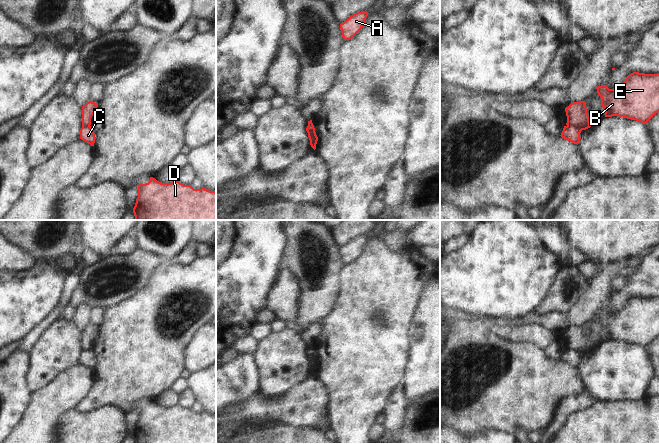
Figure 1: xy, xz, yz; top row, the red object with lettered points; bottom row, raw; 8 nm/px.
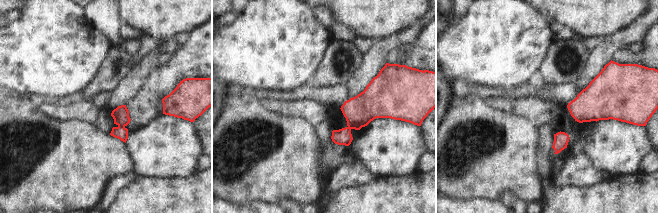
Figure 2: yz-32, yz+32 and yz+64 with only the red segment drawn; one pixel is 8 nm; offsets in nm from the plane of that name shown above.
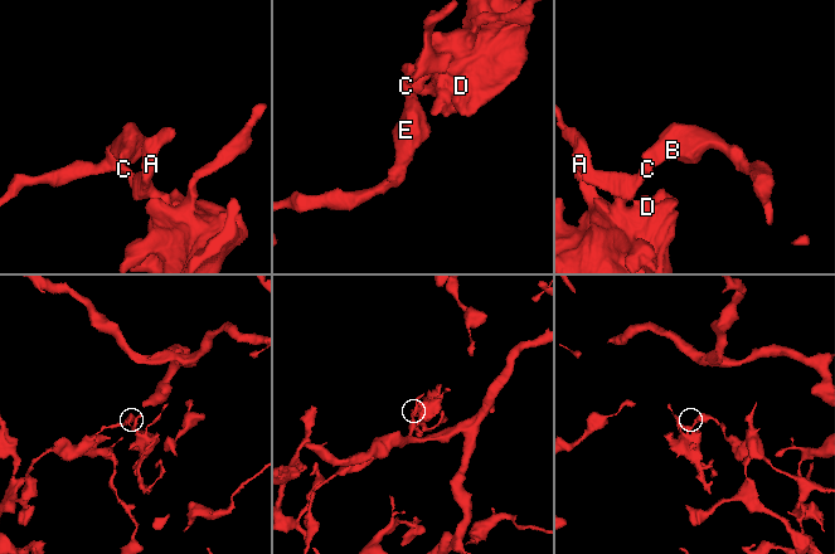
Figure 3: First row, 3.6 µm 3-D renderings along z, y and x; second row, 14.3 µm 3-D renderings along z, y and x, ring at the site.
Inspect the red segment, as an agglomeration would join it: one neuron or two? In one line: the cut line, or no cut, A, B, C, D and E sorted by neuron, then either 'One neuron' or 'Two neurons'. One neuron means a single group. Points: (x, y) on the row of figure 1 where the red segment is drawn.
Split along yz (567, 125), (573, 125), (581, 130). Groups: A C D / B E. Two neurons

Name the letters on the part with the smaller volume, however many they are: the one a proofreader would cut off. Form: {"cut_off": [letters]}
{"cut_off": ["A", "C", "D"]}

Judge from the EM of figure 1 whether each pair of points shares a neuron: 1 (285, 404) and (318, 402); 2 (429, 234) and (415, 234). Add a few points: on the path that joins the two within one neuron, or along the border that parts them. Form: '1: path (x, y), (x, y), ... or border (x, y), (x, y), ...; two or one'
1: path (293, 404), (306, 404), (310, 402); one
2: path (426, 234), (418, 234); one

